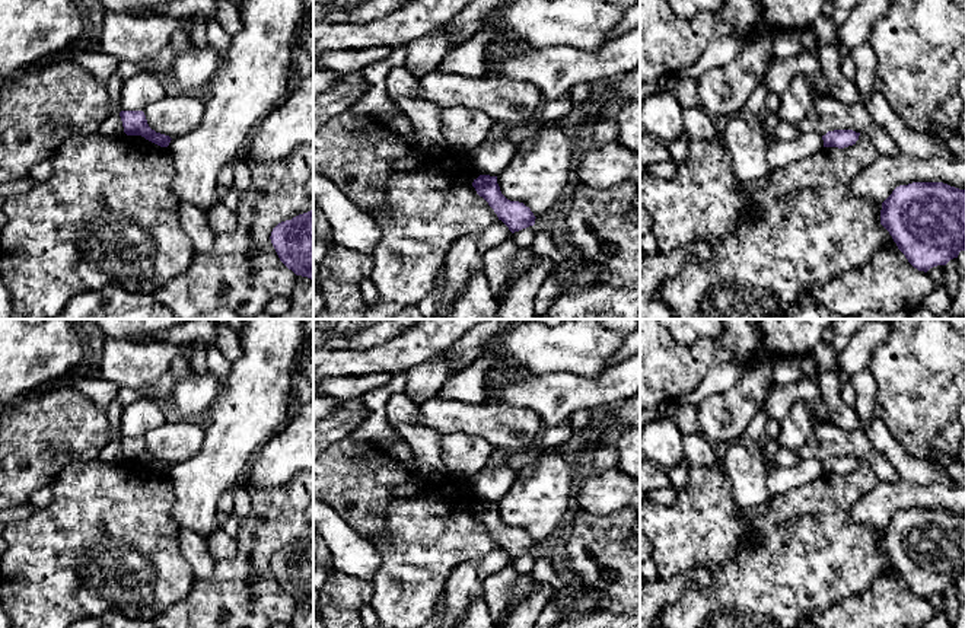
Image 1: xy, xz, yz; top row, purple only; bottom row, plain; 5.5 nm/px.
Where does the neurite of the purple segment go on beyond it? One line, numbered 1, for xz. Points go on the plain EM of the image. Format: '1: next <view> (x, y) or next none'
1: next none

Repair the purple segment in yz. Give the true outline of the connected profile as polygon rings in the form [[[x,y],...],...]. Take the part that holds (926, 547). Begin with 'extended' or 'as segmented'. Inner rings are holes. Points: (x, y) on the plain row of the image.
as segmented; [[[913,509],[896,513],[882,529],[880,551],[918,597],[946,592],[965,577],[965,516],[943,509]]]

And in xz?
as segmented; [[[480,501],[474,506],[472,513],[512,560],[535,551],[536,543],[529,533],[519,527],[510,527],[501,520],[497,503]]]

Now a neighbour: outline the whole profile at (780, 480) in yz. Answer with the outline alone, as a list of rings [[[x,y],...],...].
[[[800,459],[792,468],[775,466],[767,475],[768,482],[768,500],[757,507],[739,509],[739,513],[745,519],[757,519],[767,514],[771,500],[783,492],[787,492],[793,488],[806,485],[816,478],[824,475],[822,462],[816,459]]]

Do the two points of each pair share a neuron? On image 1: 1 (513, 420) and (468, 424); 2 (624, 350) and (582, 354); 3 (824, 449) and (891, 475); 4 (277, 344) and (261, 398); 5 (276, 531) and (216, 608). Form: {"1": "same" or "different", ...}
{"1": "same", "2": "different", "3": "same", "4": "same", "5": "same"}

